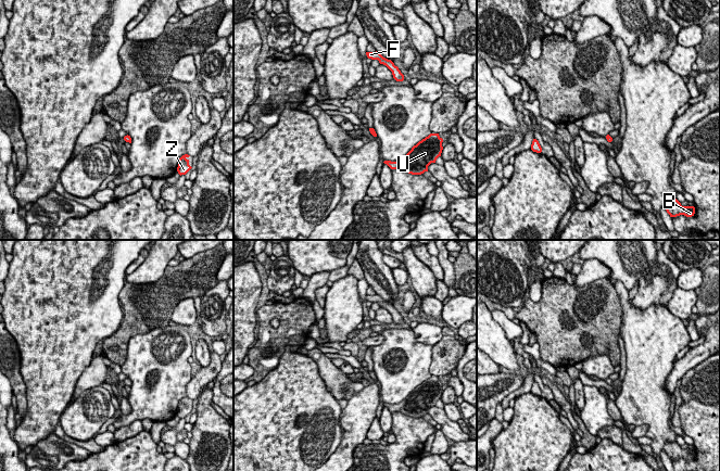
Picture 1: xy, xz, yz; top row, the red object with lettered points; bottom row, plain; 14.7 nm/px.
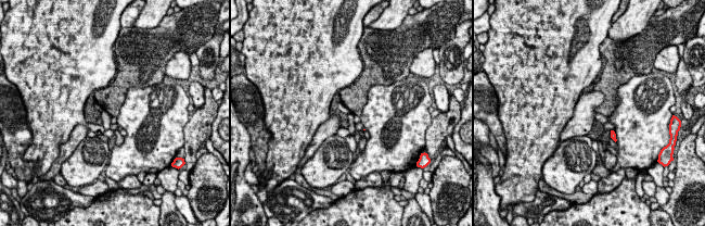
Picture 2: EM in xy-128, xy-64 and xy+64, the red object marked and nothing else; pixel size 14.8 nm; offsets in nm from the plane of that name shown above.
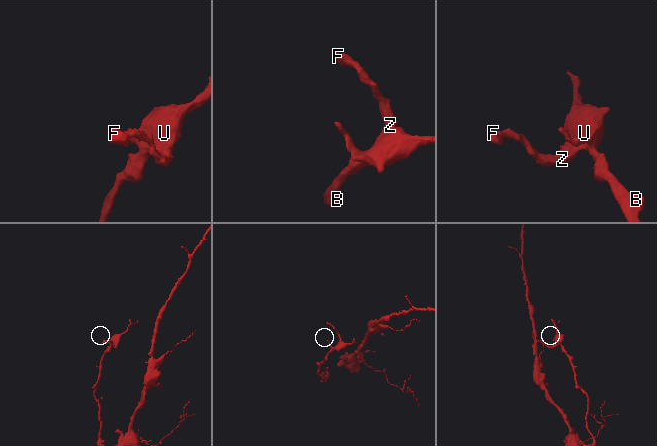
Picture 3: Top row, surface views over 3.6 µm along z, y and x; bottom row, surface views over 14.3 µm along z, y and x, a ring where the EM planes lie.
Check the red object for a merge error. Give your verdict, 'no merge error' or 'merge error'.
no merge error

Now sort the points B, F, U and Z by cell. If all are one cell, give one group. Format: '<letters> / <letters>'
B F U Z

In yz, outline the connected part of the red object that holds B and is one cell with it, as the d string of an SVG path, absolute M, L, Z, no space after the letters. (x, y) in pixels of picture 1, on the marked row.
M666 199L665 208L670 217L677 217L684 215L686 217L692 217L695 214L694 206L682 206L677 199Z

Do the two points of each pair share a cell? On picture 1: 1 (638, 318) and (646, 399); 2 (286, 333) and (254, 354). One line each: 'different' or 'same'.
1: same
2: same

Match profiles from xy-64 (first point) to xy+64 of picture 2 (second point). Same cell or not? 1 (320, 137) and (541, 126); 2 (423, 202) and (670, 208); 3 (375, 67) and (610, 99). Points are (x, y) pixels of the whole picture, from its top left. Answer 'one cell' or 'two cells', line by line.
1: two cells
2: two cells
3: one cell

